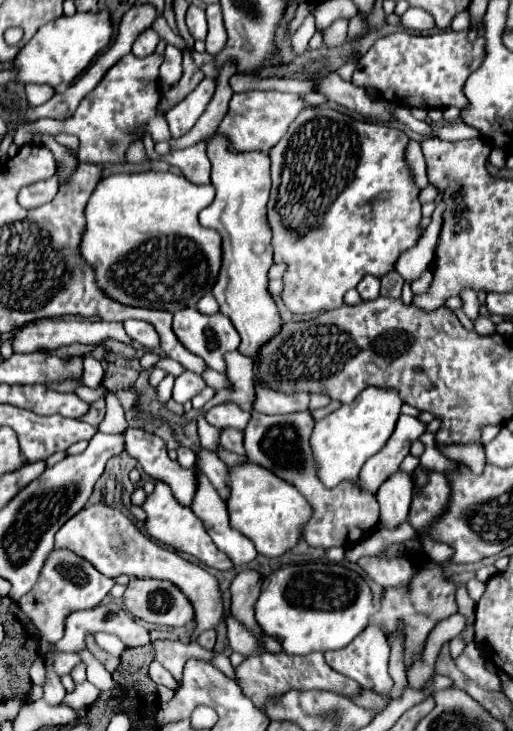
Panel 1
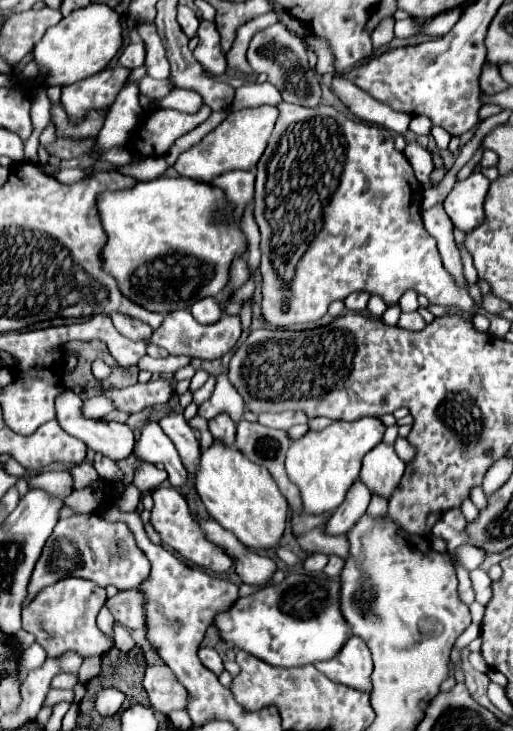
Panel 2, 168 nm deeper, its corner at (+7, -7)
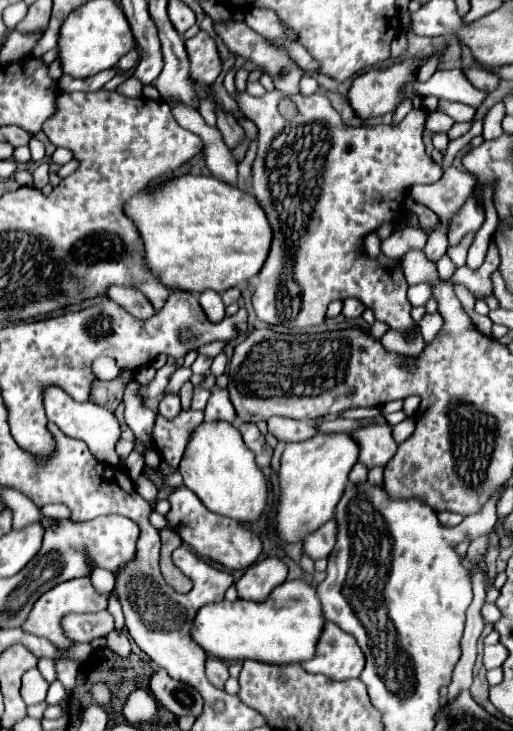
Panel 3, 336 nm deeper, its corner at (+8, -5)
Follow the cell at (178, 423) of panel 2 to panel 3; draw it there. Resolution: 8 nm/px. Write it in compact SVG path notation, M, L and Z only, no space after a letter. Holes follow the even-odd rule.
M164 394L158 412L166 418L174 418L180 412L180 396L178 394Z

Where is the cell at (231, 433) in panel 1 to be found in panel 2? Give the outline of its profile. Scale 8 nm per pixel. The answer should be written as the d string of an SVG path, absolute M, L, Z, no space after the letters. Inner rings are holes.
M221 414L221 416L217 416L217 418L213 418L209 422L213 438L219 440L221 444L225 444L225 446L233 446L235 444L235 426L237 424L227 414Z

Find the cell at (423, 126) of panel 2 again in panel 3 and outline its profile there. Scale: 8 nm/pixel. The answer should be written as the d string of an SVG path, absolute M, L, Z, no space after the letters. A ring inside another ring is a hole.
M432 112L426 122L428 132L448 132L452 126L454 126L454 120L446 114L440 114L440 112Z

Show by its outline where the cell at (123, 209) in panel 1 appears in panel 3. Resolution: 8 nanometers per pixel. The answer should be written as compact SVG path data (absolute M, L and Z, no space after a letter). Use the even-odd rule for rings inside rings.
M186 174L172 178L156 190L144 190L144 194L136 194L130 202L126 202L124 212L140 230L150 270L154 274L160 274L162 282L168 288L180 288L194 294L200 294L204 290L222 294L228 288L246 284L262 270L272 242L268 216L264 214L260 202L256 202L256 196L242 192L238 186L232 186L228 182L220 182L216 176Z

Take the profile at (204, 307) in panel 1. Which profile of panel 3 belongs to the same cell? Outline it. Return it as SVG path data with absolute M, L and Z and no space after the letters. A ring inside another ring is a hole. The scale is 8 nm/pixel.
M206 290L198 296L198 300L210 322L220 322L224 318L224 304L222 304L222 298L218 292Z

